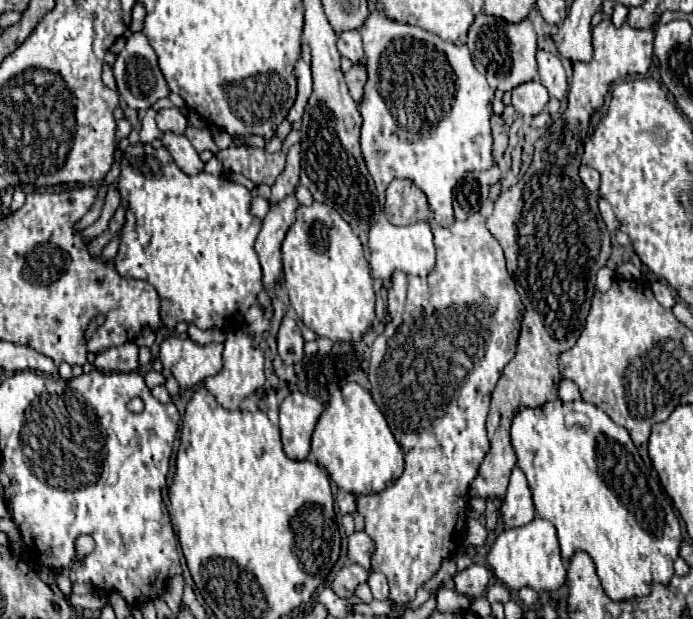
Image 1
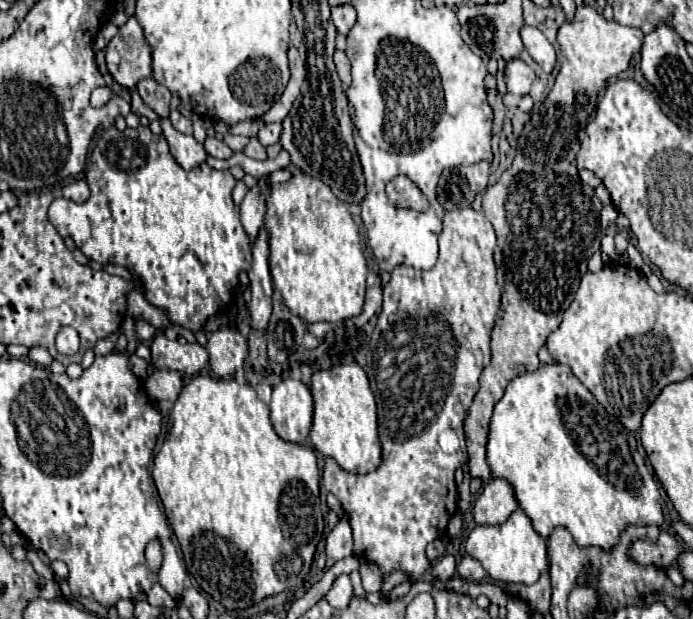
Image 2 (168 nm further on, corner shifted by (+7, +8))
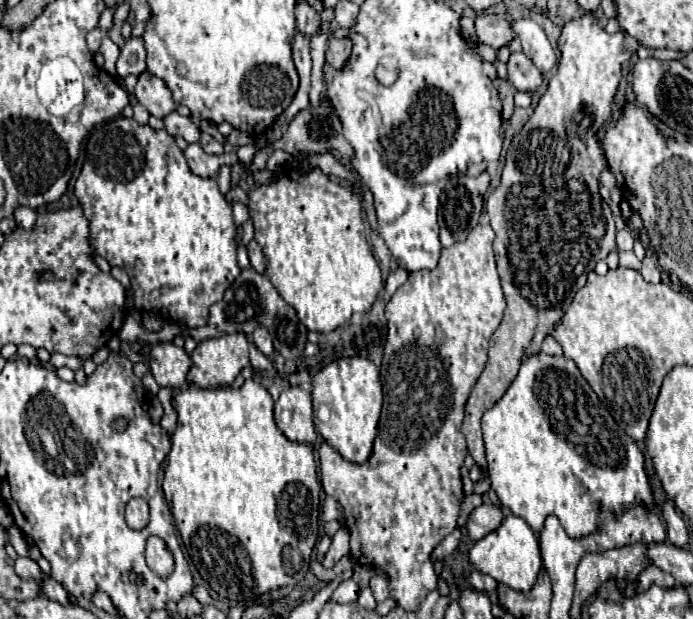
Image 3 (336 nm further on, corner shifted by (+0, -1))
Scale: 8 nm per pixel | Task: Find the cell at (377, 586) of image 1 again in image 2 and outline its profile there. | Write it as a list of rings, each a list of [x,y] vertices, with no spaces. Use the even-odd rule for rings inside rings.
[[[363,559],[359,565],[359,573],[361,573],[365,593],[379,593],[381,591],[381,575],[379,575],[379,567],[375,563],[369,563]]]

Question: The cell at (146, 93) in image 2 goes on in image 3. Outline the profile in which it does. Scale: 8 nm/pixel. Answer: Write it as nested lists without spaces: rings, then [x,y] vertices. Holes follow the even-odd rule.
[[[142,72],[138,76],[134,94],[136,94],[136,100],[156,118],[164,118],[166,114],[176,110],[170,88],[164,84],[164,80],[160,80],[158,76],[152,76],[150,72]]]

